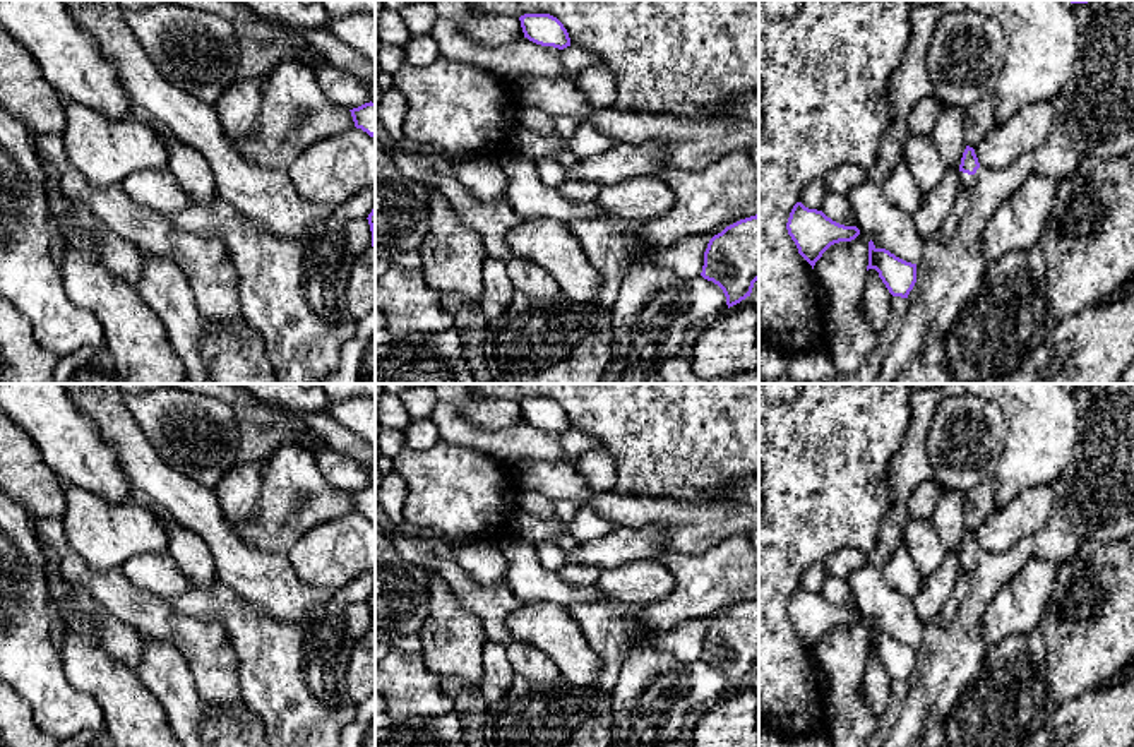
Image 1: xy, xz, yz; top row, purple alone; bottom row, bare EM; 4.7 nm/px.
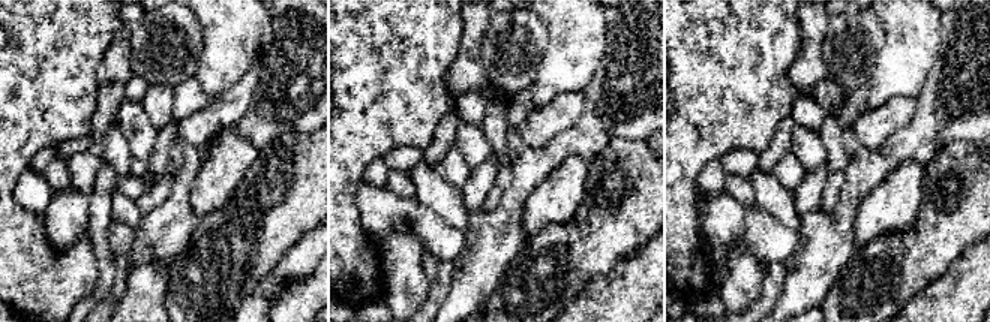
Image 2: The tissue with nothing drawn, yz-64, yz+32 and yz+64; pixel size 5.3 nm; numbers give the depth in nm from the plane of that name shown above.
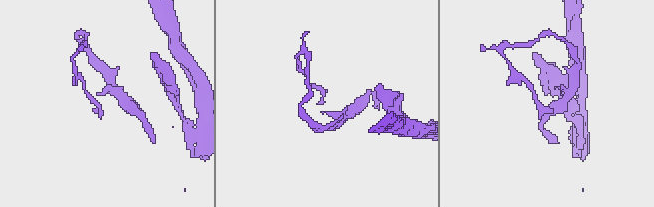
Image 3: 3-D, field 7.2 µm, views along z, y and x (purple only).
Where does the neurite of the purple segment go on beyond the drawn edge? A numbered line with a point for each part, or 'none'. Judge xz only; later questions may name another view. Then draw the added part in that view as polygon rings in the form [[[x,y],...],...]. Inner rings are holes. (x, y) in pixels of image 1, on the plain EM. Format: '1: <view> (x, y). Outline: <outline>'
none

